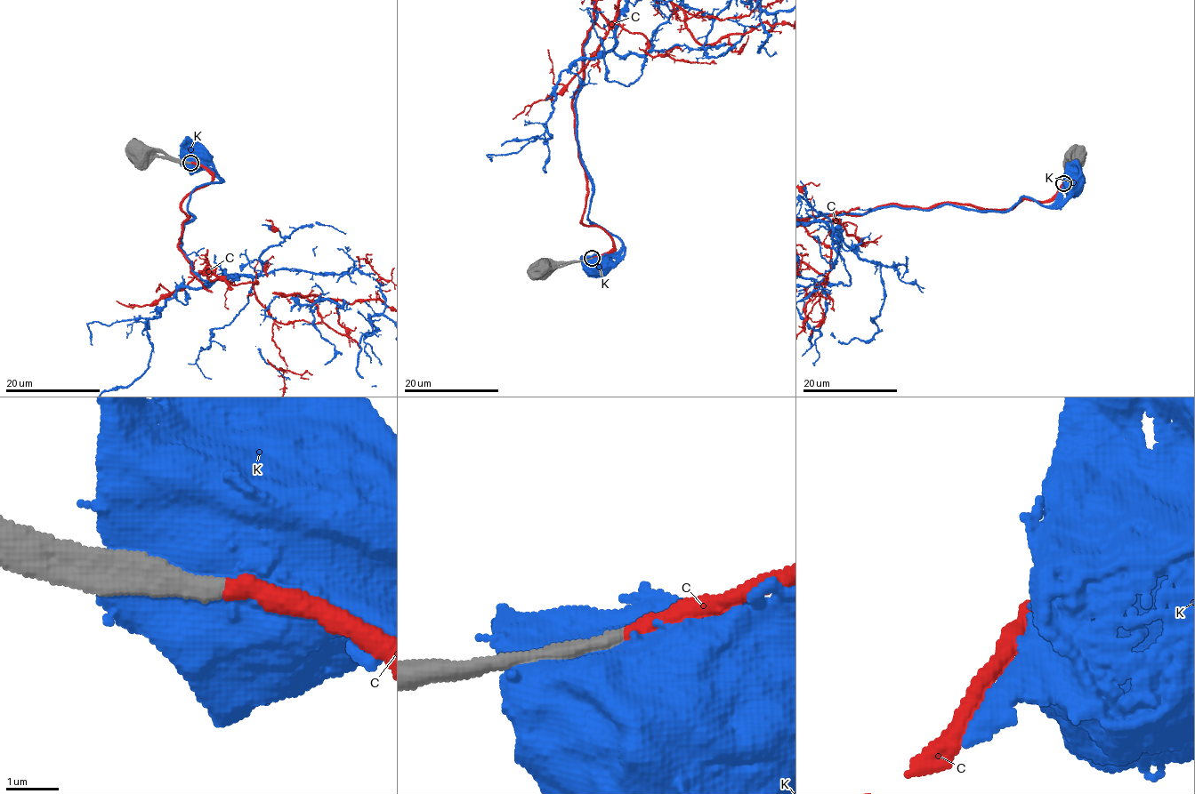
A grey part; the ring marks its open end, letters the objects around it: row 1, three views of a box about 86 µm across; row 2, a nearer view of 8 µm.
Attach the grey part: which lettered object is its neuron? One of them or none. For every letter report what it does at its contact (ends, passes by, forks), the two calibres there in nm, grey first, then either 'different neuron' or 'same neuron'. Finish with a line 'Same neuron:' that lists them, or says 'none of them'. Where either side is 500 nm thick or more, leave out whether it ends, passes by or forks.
C: it ends; calibres 320 and 320 nm; same neuron
K: calibres 380 and 1050 nm; different neuron
Same neuron: C

